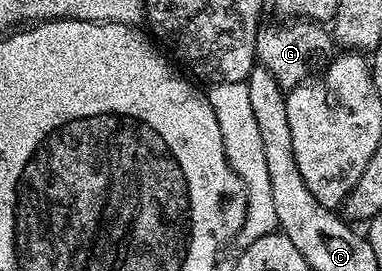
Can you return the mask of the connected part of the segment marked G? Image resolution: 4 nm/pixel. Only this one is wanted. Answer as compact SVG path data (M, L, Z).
M298 18L277 22L281 23L263 25L257 31L257 63L265 67L281 87L292 89L329 66L335 55L335 44L332 34L322 24Z

